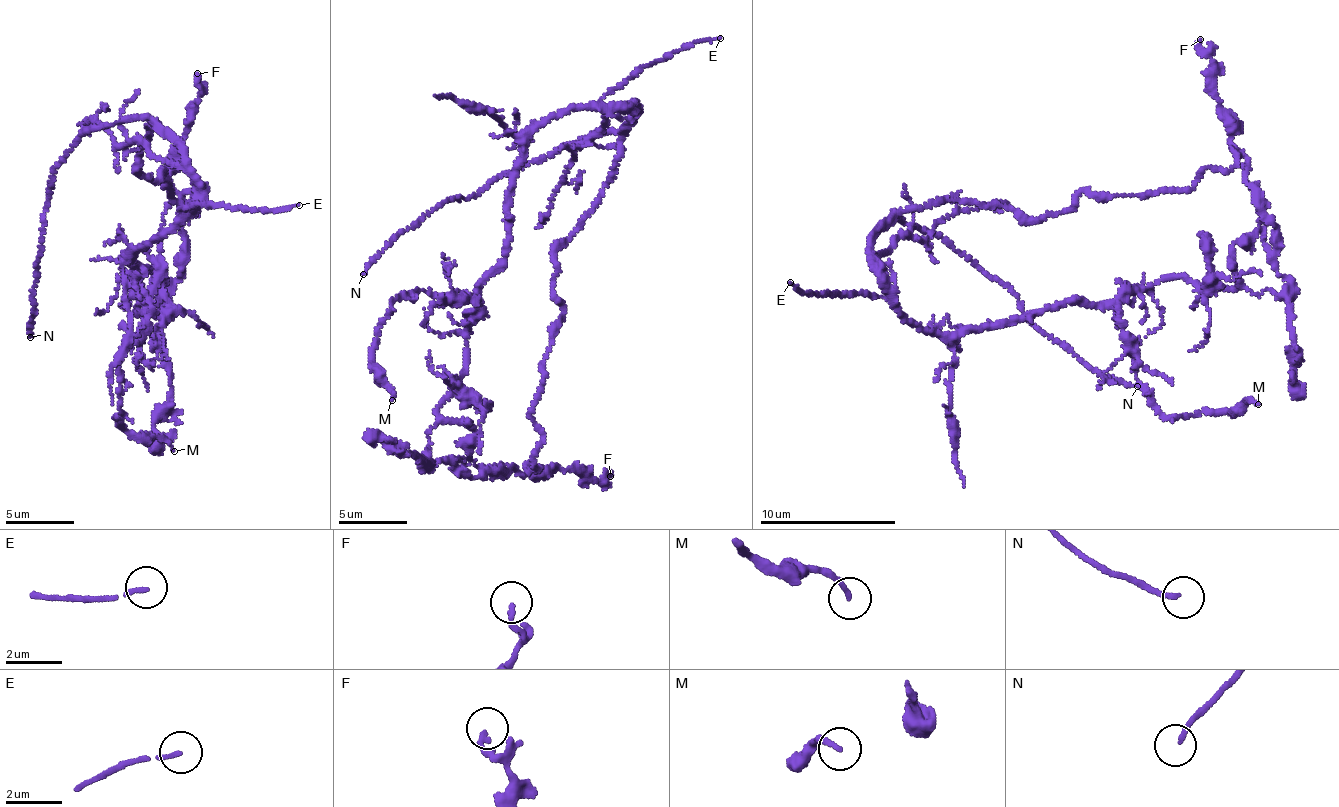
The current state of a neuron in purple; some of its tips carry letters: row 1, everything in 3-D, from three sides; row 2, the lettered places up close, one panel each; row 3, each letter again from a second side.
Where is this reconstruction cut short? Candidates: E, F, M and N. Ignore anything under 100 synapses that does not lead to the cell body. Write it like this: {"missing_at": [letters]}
{"missing_at": ["N"]}

